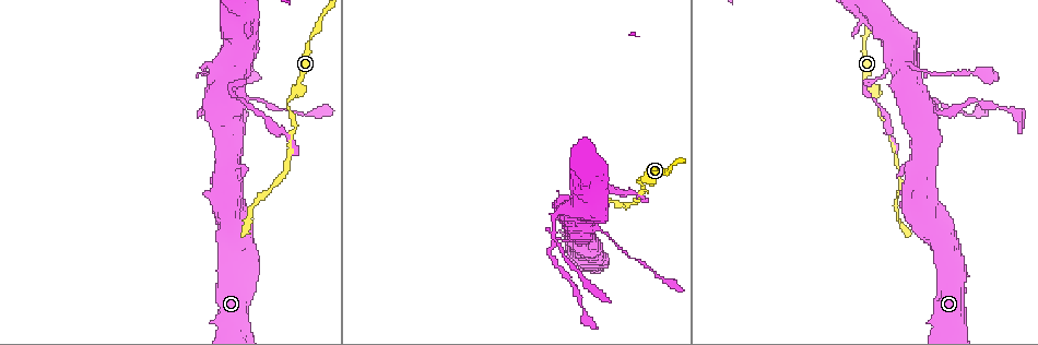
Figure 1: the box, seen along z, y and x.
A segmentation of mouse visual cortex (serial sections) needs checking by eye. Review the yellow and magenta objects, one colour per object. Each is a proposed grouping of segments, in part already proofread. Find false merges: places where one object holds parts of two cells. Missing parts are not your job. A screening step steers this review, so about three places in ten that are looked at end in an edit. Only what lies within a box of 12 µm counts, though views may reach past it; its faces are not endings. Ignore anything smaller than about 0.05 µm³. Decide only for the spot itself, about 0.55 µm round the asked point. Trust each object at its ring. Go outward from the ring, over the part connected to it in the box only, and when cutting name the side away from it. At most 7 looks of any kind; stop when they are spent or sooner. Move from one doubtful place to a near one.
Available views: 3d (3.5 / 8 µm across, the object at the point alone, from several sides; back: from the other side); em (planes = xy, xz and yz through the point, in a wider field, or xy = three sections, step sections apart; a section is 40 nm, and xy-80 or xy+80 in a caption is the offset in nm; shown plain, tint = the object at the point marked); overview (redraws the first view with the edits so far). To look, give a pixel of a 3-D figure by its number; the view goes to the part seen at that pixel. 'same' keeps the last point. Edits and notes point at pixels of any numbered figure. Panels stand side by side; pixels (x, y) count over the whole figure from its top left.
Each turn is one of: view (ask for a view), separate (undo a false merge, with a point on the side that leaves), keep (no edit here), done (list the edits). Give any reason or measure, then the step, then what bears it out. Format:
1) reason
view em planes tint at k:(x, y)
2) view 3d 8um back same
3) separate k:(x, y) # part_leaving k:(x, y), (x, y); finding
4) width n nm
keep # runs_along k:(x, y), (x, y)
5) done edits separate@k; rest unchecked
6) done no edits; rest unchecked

sharp bend
view 3d 3.5um back at 1:(939, 112)

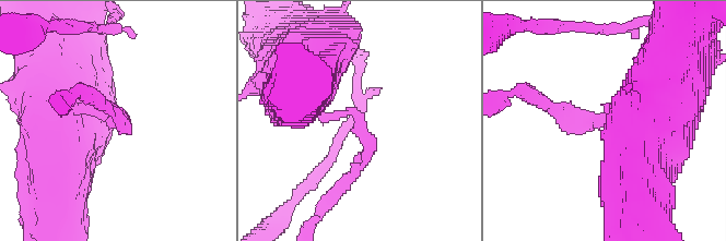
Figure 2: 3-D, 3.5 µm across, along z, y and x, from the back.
arm_widths 200, 500 nm
view em xy step 2 tint at 2:(112, 119)

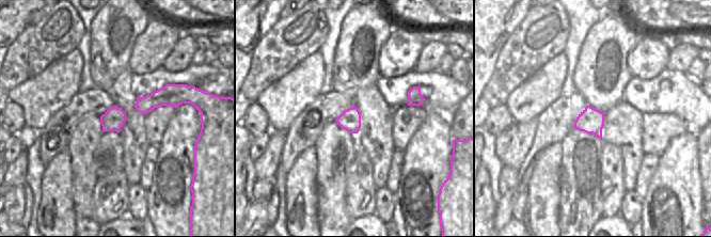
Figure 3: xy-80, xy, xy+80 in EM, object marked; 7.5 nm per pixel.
keep # runs_along 2:(634, 130), (548, 107); continuous, no second cell

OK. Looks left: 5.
a narrow waist
view 3d 3.5um at 1:(637, 181)

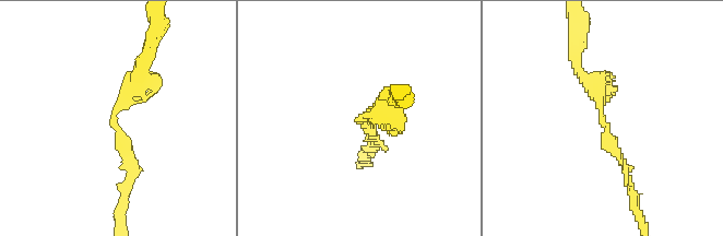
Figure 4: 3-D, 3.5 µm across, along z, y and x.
keep # runs_along 4:(575, 59), (628, 177); all the same cell

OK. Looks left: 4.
abrupt turn
view 3d 3.5um at 1:(562, 210)

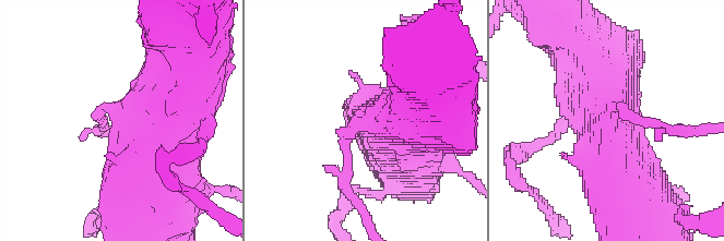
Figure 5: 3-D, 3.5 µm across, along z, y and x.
need the tissue
view em planes plain at 5:(361, 120)

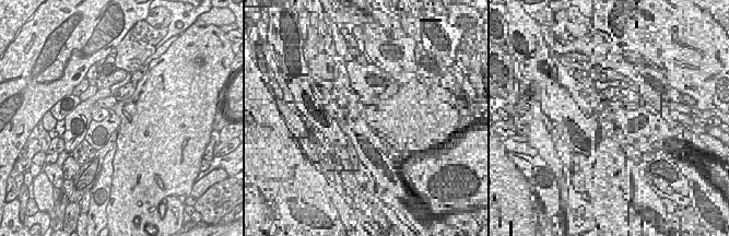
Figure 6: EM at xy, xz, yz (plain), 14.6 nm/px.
where the object lies
view em planes tint same

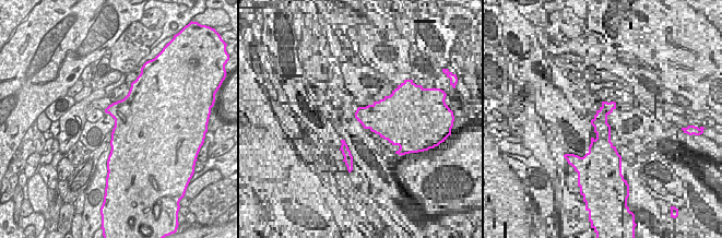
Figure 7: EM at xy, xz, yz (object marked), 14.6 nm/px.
width 550 nm
keep # runs_along 5:(406, 127), (382, 116), (348, 132), (345, 177); one cell here

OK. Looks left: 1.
done no edits; rest unchecked

